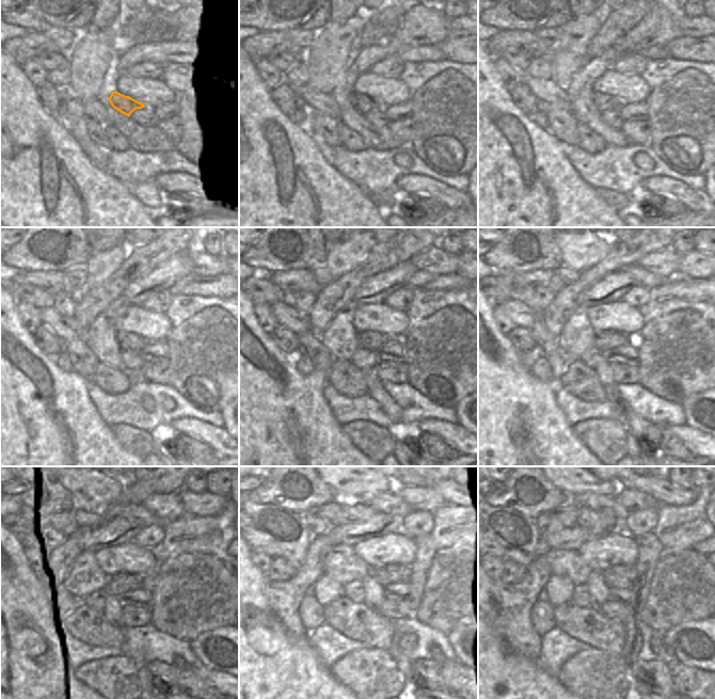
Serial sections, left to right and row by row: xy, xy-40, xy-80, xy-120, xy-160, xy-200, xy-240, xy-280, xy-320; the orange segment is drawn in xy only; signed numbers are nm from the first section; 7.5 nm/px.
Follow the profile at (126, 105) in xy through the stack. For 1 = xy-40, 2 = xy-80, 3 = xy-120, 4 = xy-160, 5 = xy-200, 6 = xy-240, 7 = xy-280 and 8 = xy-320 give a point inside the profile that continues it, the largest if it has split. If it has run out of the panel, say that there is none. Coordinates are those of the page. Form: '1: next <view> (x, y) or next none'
1: next xy-40 (363, 104)
2: next xy-80 (603, 101)
3: next xy-120 (127, 340)
4: next xy-160 (366, 339)
5: next xy-200 (605, 340)
6: next xy-240 (123, 582)
7: next xy-280 (386, 575)
8: next xy-320 (618, 576)

